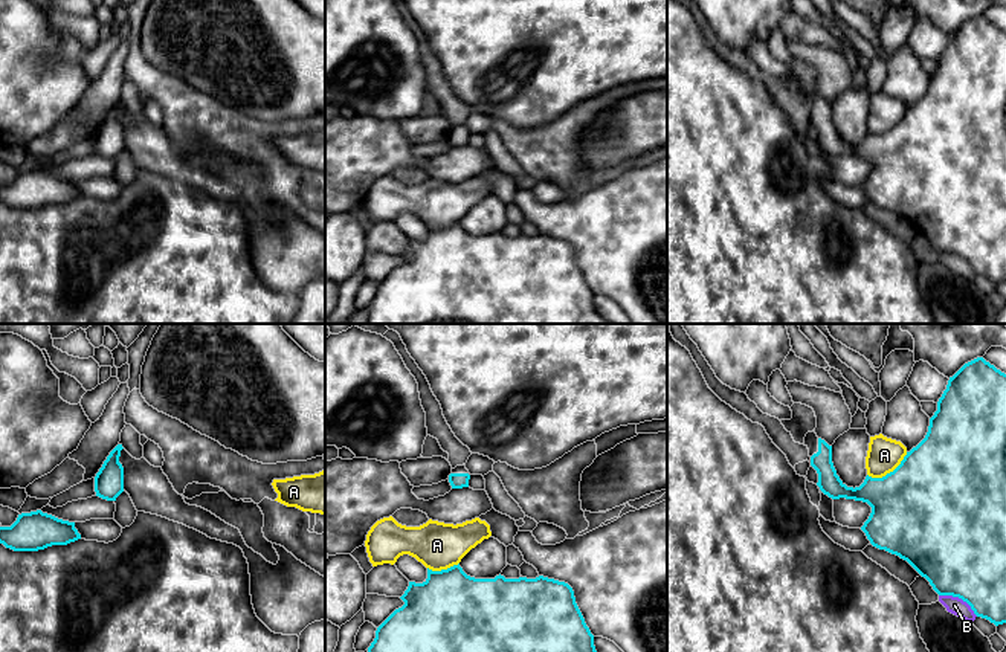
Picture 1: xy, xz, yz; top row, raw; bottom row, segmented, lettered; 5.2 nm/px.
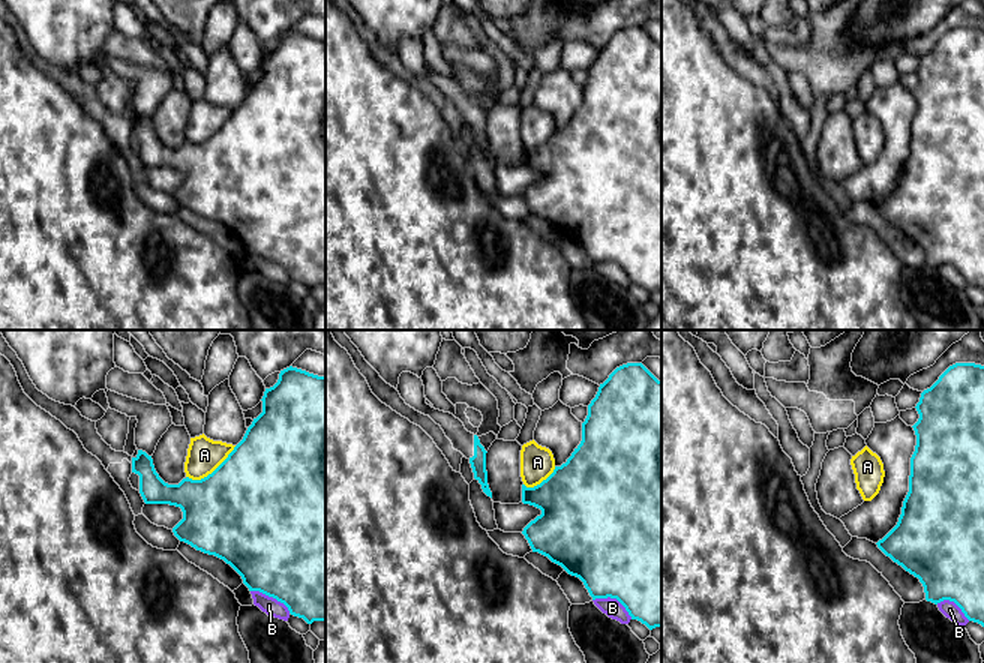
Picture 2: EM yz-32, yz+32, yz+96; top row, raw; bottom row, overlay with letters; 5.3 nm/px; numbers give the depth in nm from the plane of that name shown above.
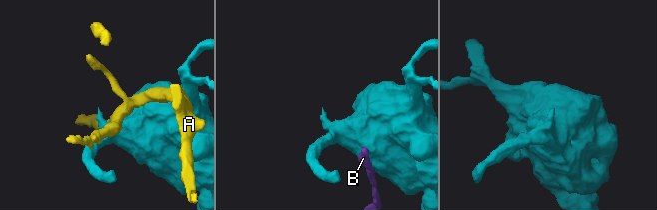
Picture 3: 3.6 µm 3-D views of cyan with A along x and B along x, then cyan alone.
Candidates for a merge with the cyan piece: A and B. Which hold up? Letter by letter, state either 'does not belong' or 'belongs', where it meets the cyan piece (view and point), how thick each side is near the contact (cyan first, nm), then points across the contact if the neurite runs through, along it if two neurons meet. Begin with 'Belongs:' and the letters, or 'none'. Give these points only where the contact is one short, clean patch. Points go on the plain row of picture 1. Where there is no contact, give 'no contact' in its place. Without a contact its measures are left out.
Belongs: none
A: does not belong | yz (890, 130) | 500/180 nm
B: does not belong | yz (959, 255) | 480/90 nm

